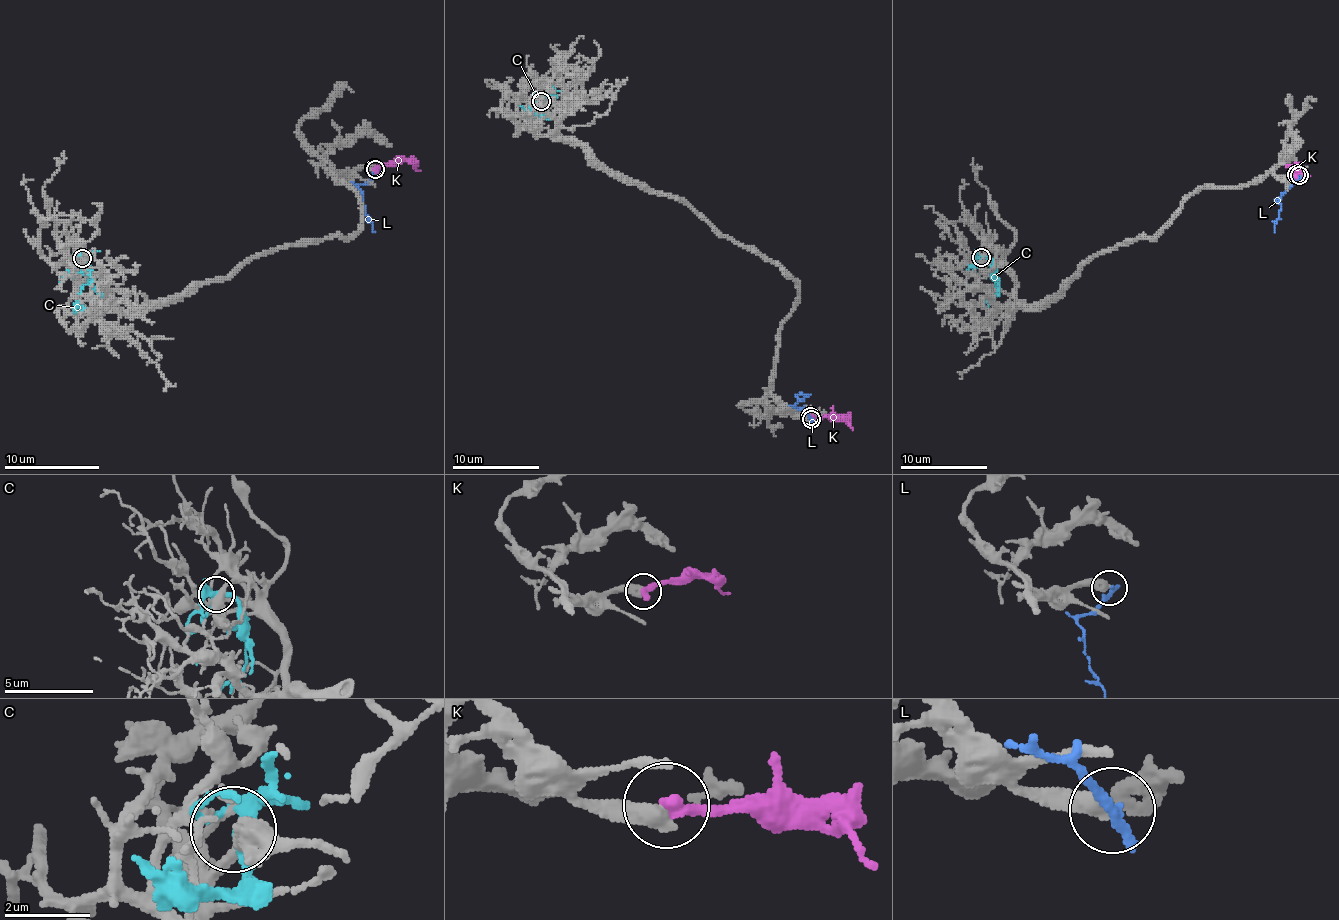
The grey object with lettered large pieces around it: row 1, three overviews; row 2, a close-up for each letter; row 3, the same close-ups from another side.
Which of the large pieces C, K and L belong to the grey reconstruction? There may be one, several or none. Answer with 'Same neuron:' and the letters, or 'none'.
Same neuron: K

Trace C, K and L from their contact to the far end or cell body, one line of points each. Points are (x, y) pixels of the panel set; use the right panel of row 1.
C: (982, 256), (992, 263), (995, 280), (995, 293), (984, 306)
K: (1296, 173), (1296, 167), (1309, 175)
L: (1298, 175), (1279, 202), (1281, 210), (1274, 232)

